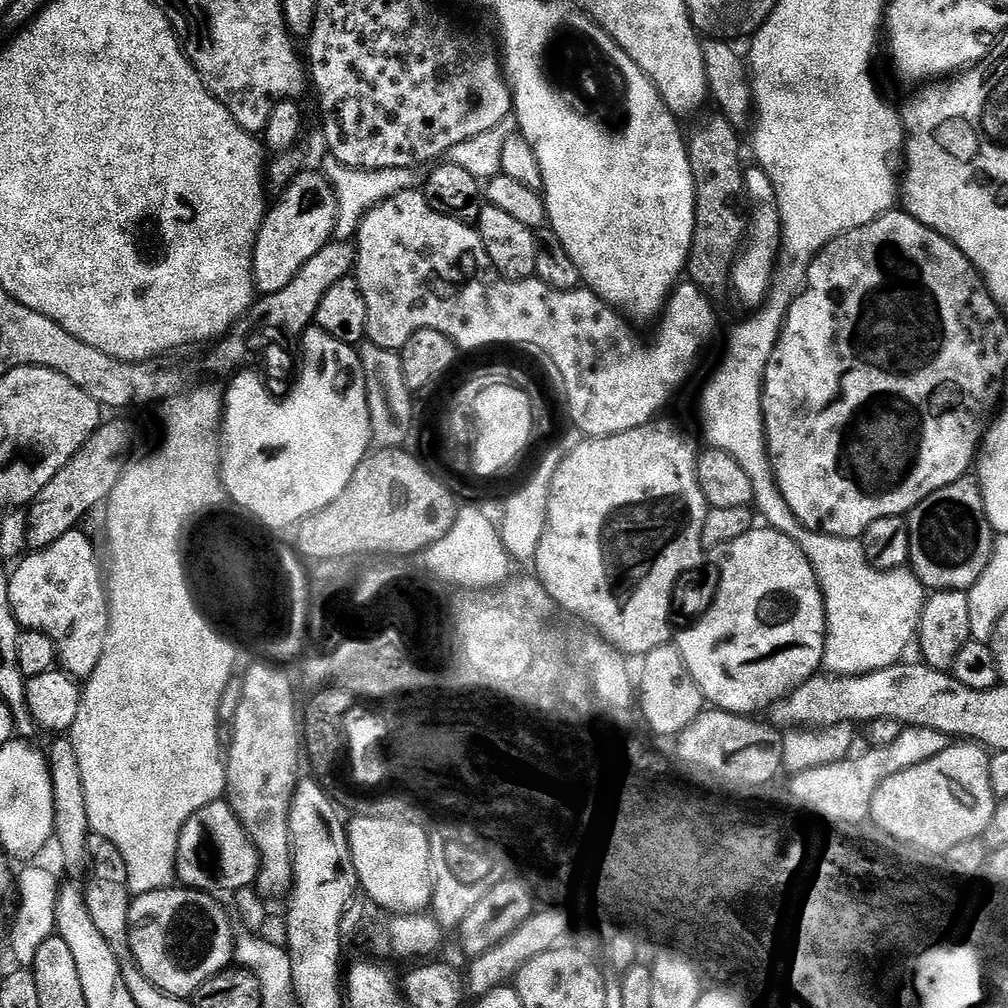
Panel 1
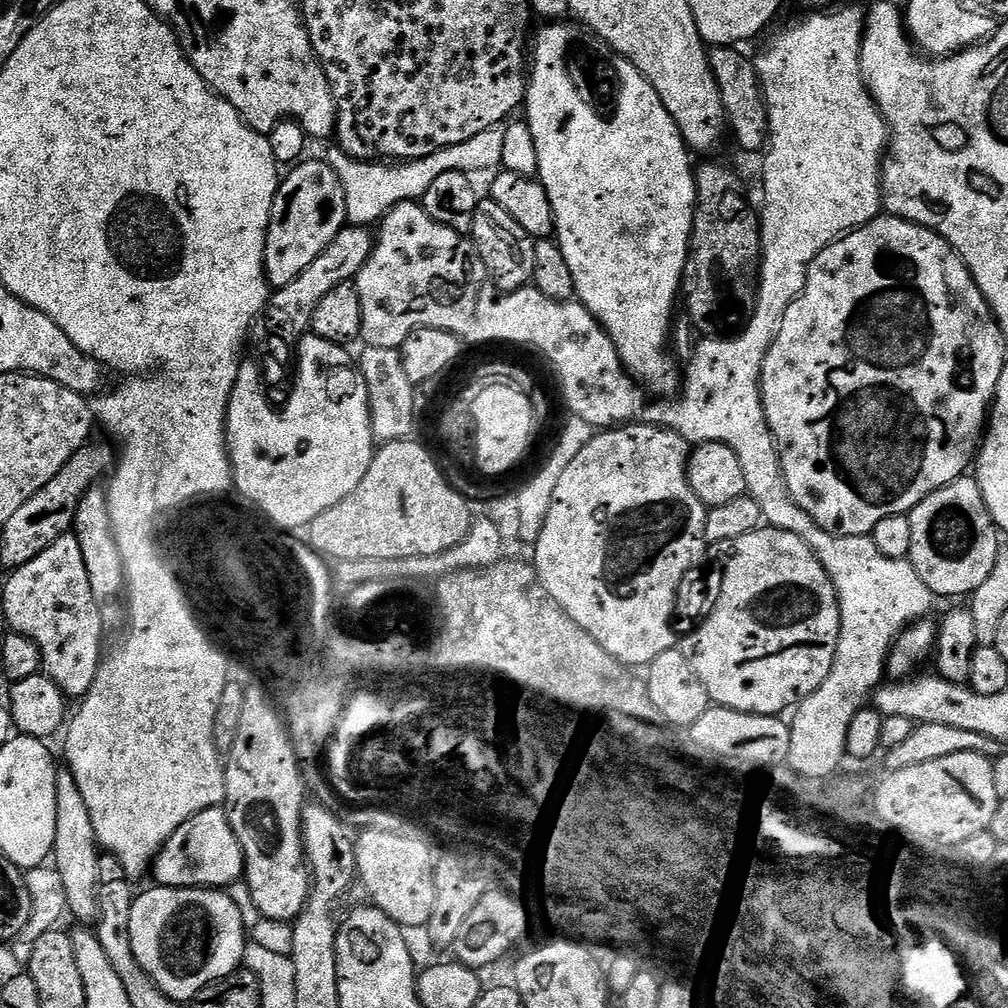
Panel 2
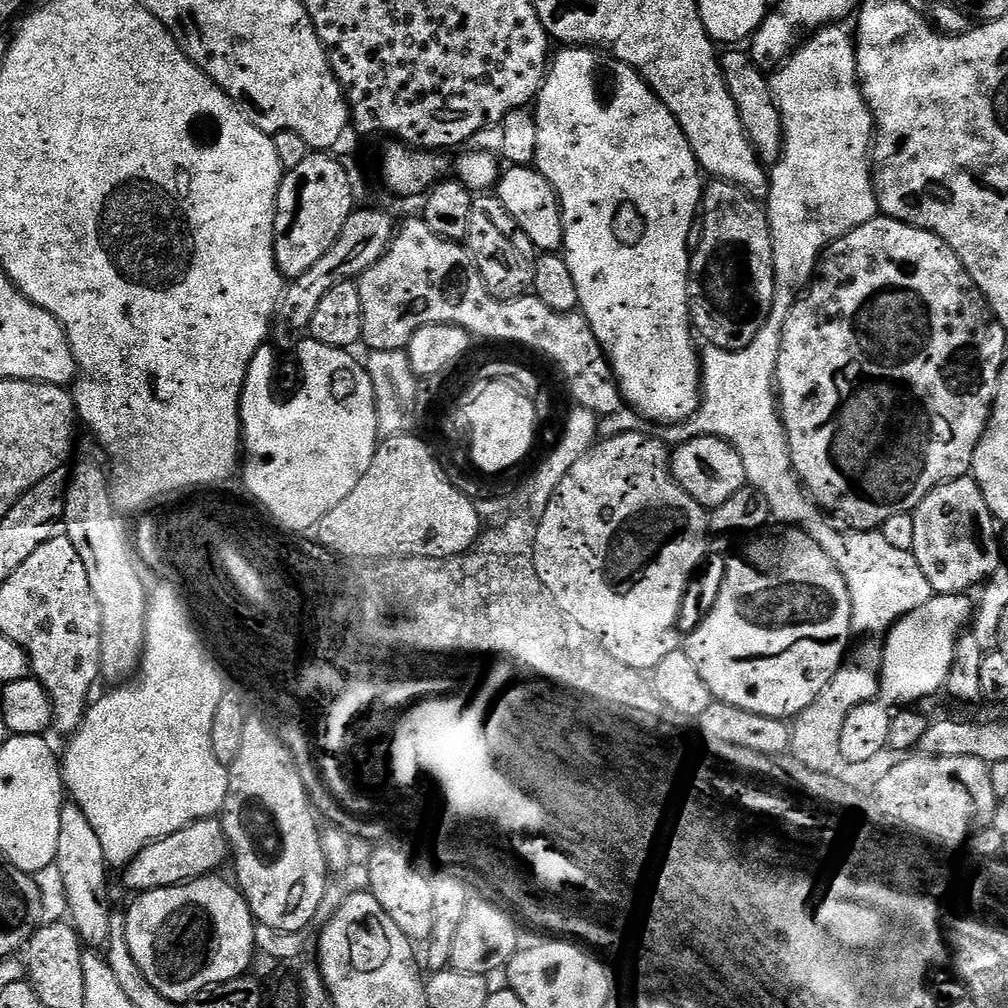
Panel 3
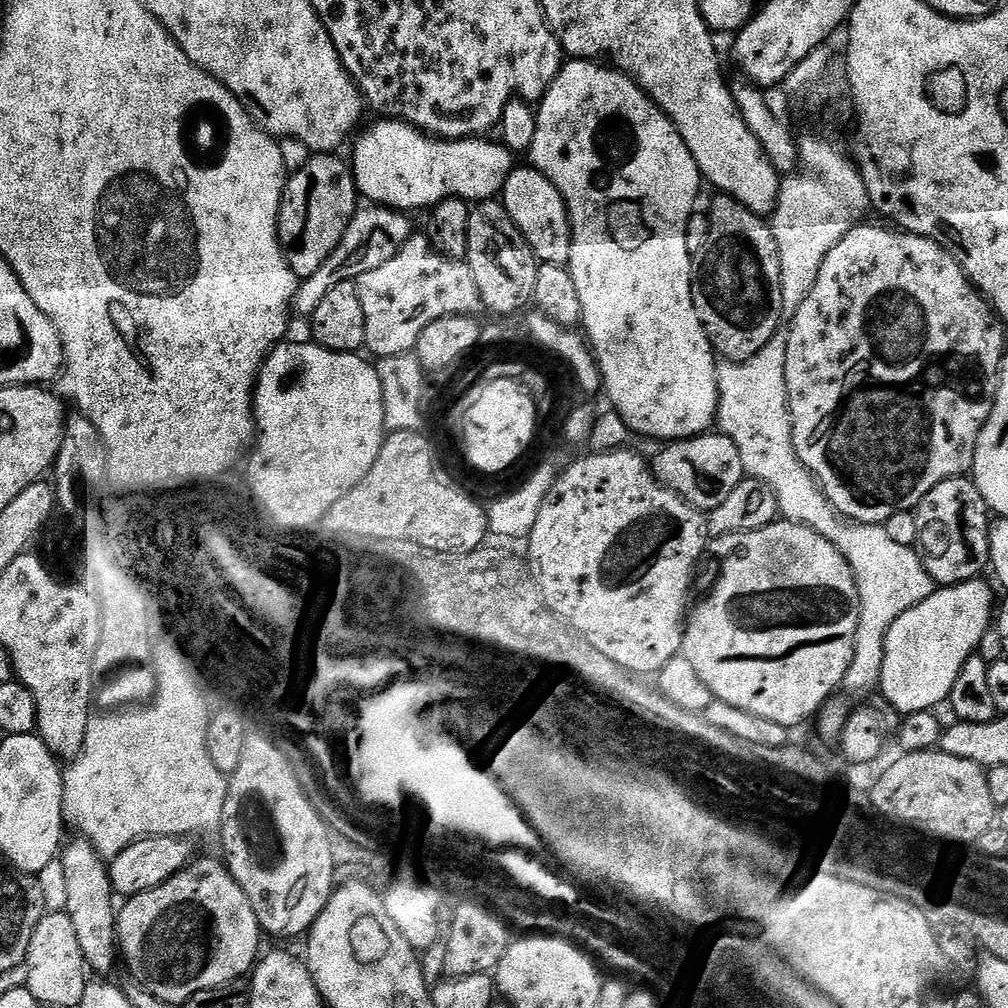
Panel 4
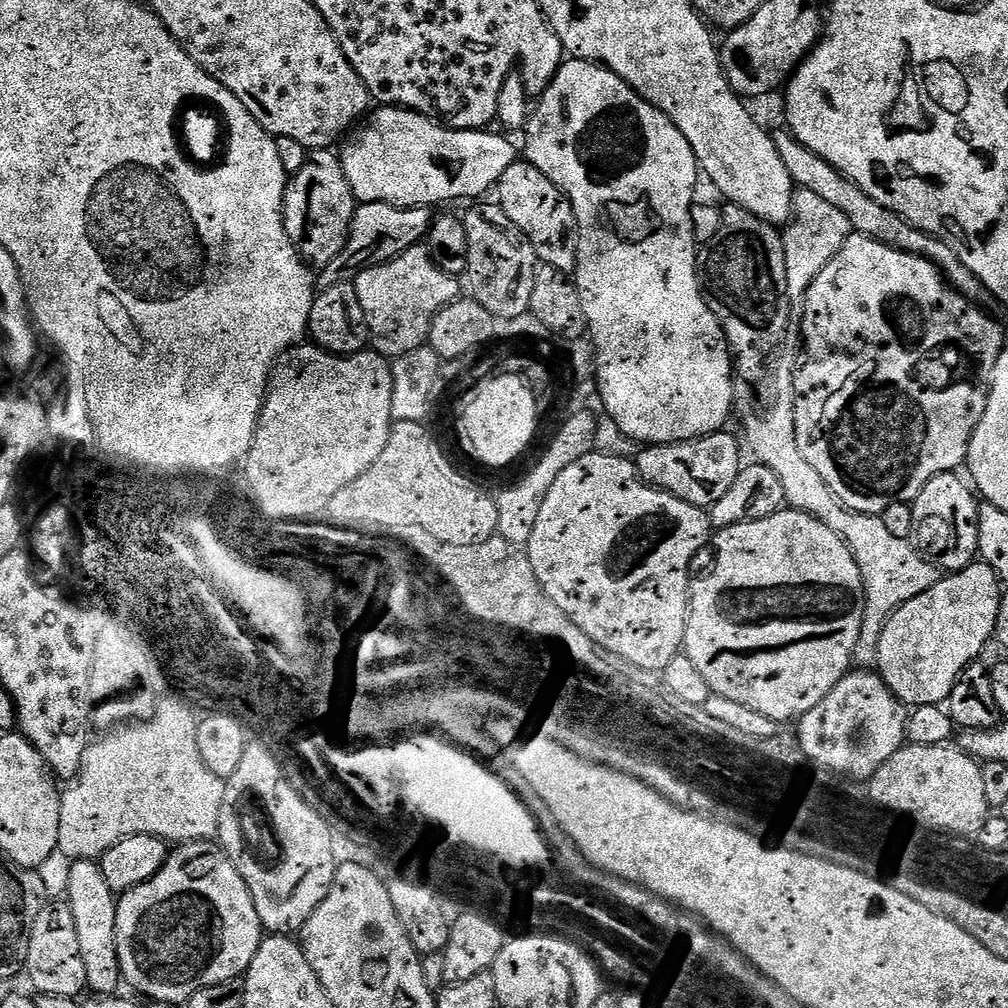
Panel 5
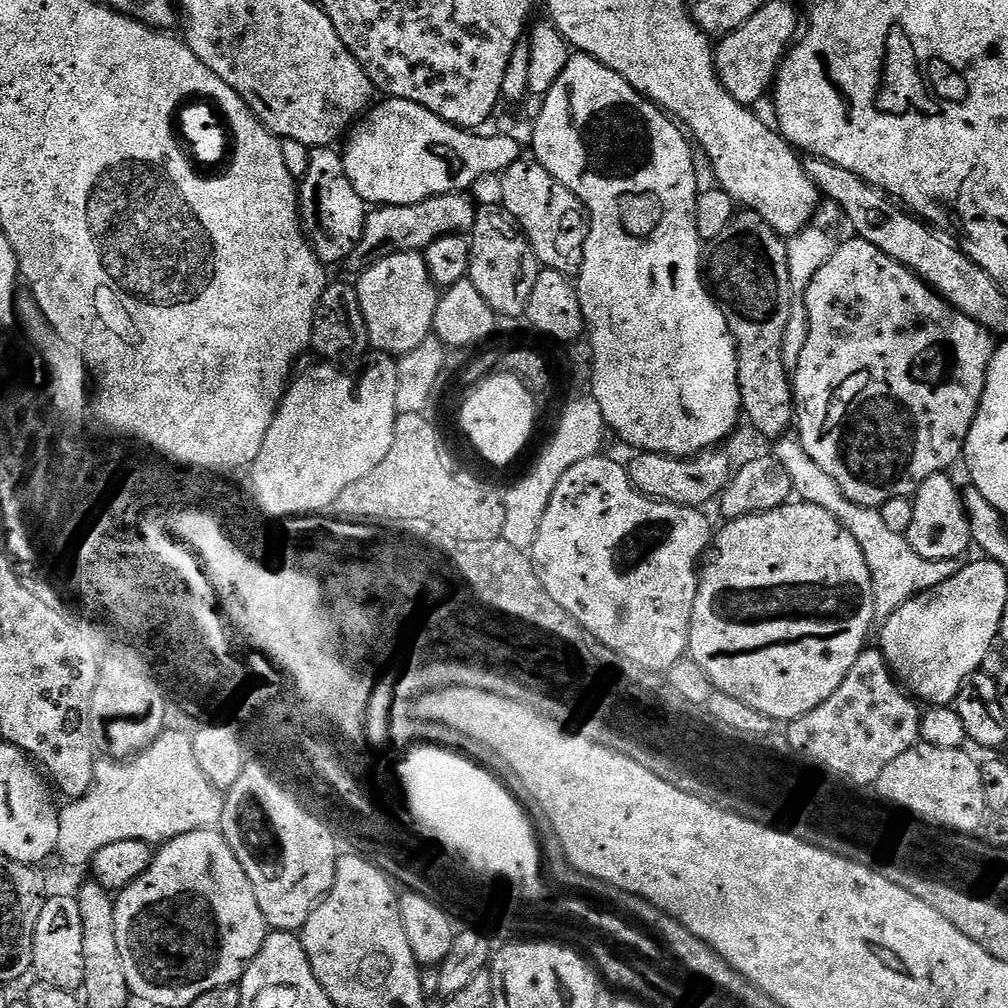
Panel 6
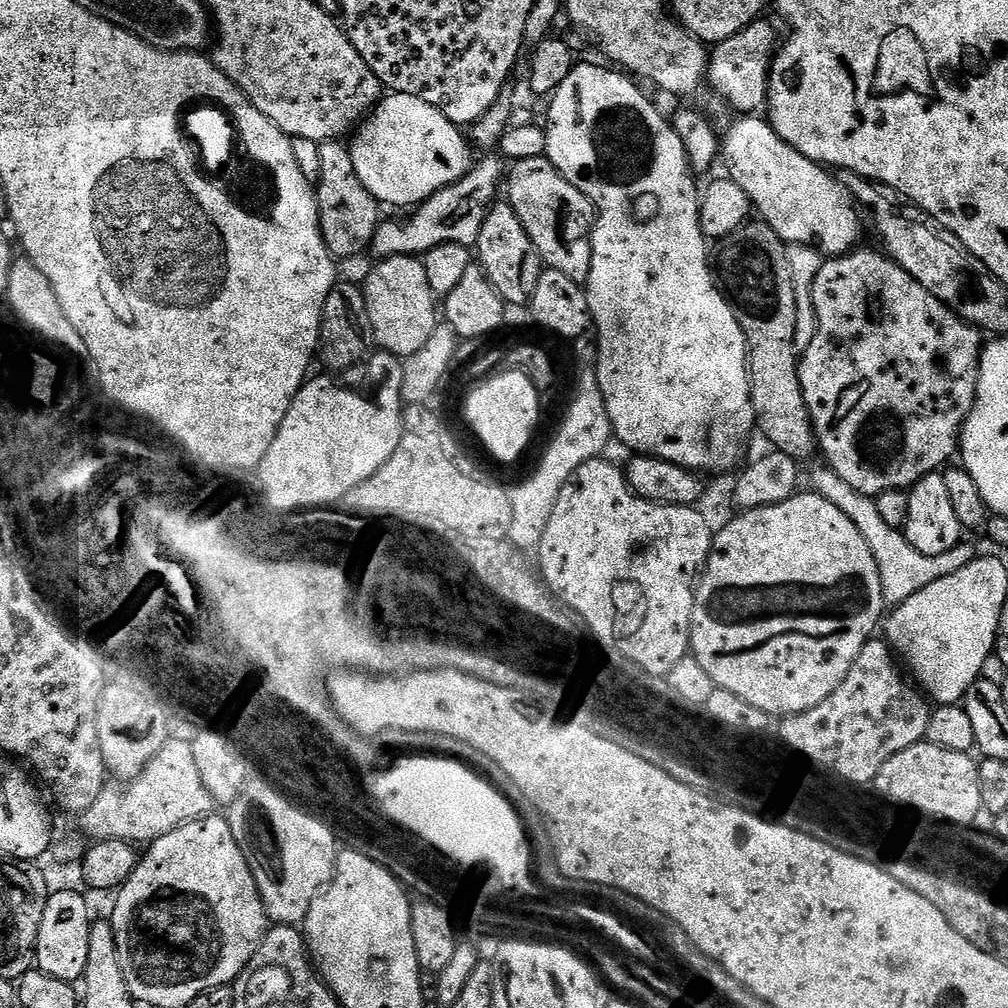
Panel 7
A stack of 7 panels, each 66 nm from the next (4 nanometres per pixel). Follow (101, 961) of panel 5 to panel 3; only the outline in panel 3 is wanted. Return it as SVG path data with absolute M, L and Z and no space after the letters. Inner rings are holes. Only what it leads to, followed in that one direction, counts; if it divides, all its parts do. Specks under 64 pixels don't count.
M65 803L62 810L62 826L58 826L58 854L56 867L61 871L68 903L67 919L80 936L81 945L100 950L107 945L113 913L108 912L108 872L110 866L104 857L98 834L82 814L77 804Z

